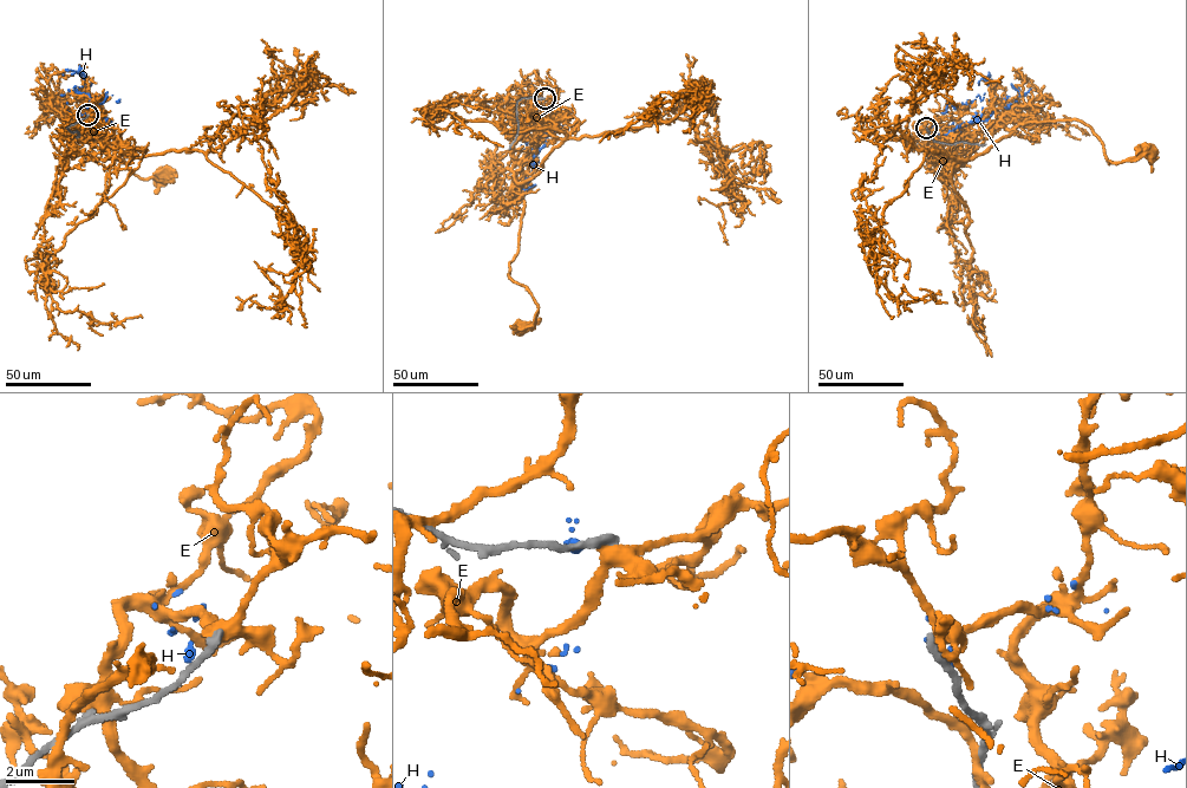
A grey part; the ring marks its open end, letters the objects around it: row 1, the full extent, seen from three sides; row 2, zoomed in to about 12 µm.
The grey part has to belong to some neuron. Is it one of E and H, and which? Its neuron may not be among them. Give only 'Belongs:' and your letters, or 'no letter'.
Belongs: no letter

